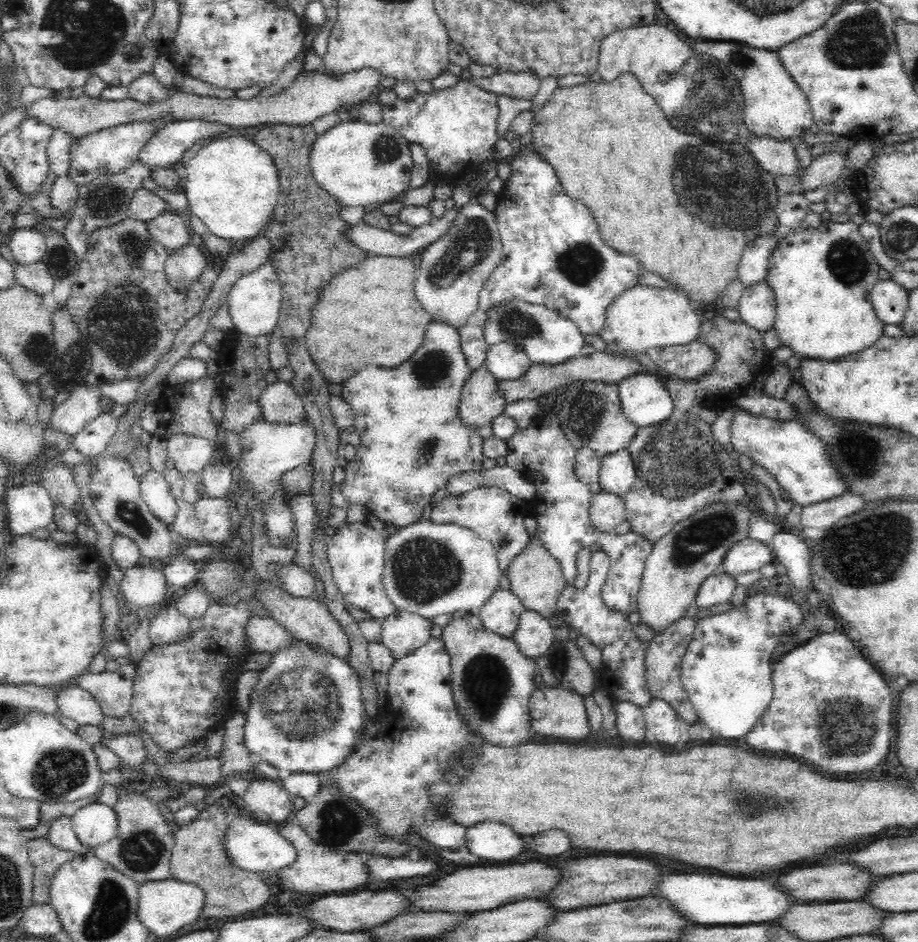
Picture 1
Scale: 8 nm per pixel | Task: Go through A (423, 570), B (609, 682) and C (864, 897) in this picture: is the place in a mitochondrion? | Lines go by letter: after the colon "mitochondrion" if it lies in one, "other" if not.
A: mitochondrion
B: other
C: other

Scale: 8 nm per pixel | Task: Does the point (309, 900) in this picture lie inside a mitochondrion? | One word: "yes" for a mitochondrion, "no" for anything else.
no

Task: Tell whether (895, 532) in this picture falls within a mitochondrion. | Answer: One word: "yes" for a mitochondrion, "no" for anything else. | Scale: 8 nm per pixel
yes

